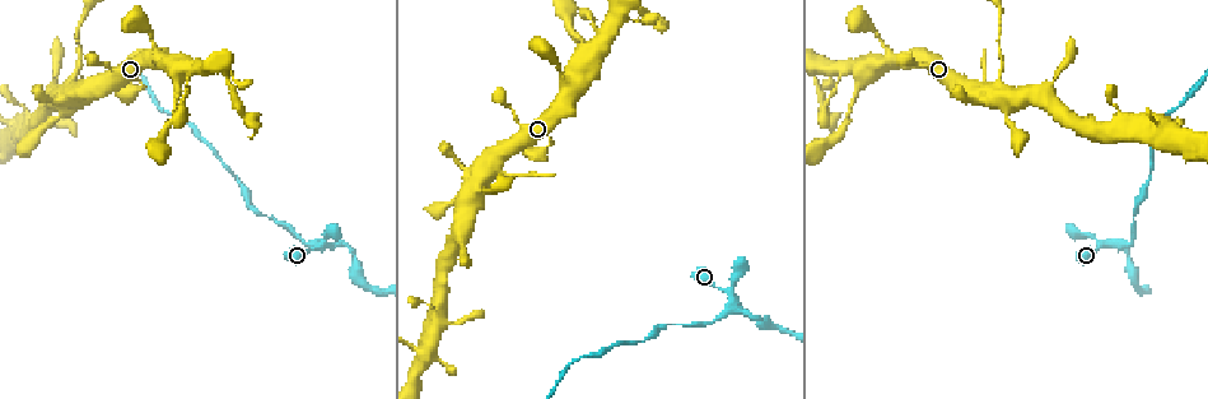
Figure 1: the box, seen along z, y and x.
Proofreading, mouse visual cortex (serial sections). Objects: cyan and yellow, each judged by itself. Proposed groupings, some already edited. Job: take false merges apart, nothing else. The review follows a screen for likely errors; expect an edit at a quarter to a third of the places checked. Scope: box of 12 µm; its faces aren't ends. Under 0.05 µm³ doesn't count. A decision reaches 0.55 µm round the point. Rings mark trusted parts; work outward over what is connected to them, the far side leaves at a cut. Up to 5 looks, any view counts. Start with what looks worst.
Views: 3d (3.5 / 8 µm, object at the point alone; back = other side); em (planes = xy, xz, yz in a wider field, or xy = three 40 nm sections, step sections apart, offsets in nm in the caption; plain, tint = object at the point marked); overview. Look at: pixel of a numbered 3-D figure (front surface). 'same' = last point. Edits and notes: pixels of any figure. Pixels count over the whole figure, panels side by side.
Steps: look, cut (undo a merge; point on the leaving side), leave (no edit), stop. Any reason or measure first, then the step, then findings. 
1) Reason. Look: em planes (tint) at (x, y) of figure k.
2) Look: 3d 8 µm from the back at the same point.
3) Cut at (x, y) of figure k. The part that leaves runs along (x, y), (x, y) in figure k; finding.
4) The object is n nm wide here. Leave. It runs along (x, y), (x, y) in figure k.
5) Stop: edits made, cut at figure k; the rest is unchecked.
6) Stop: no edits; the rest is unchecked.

Looks like a crossing. Look: 3d 3.5 µm at (1108, 242) of figure 1.

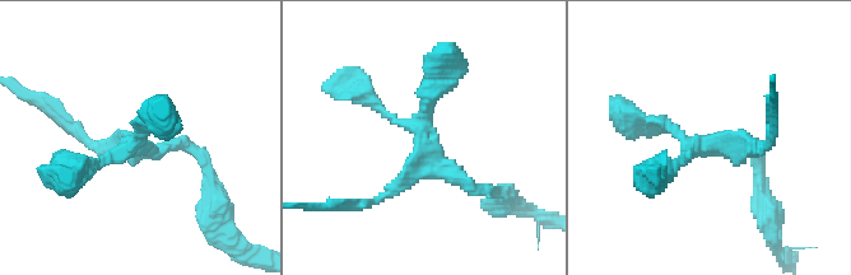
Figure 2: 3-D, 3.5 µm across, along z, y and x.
4 arms meet here; the arms are 150, 150, 200, 200 nm wide; shape alone is not enough. Look: em xy step 3 (tint) at (708, 144) of figure 2.

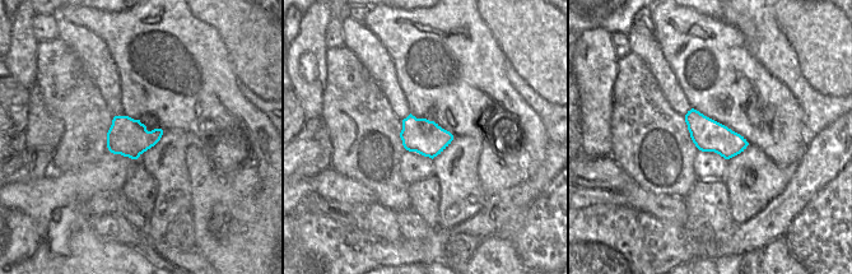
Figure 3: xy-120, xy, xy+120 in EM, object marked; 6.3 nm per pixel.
Leave. It runs along (663, 172), (696, 144), (767, 140) in figure 2; continuous, no second cell.

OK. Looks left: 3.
Sudden change in width. Look: 3d 8 µm at (68, 86) of figure 1.

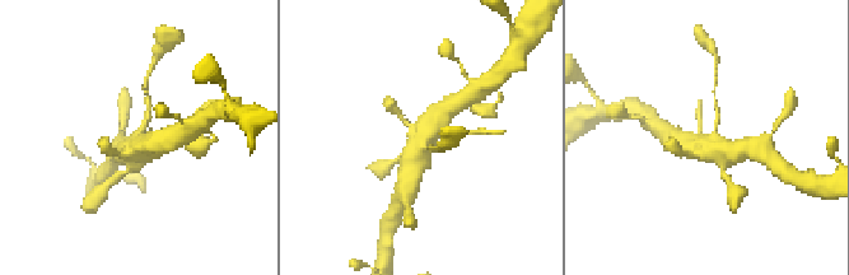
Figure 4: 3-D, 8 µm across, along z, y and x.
Look: 3d 3.5 µm at (138, 139) of figure 4.

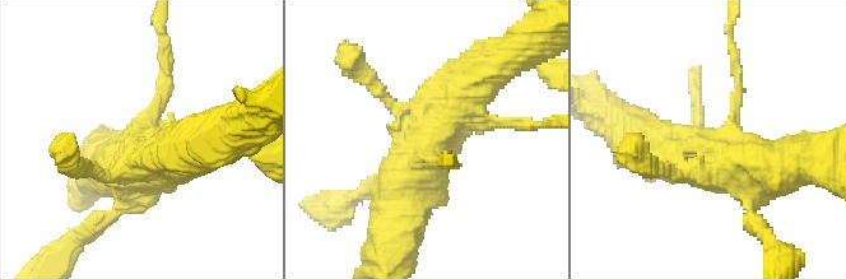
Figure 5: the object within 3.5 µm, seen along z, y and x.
Need the tissue. Look: em xy step 2 (tint) at (141, 139) of figure 5.

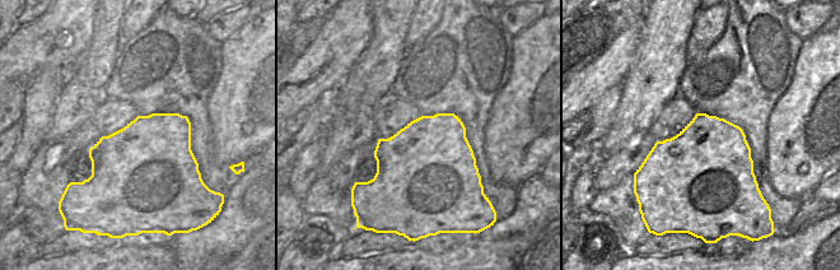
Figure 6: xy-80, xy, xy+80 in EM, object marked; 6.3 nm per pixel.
Leave. It runs along (470, 87), (423, 145), (393, 227) in figure 5; all the same cell.

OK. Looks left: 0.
Stop: no edits; the rest is unchecked.

